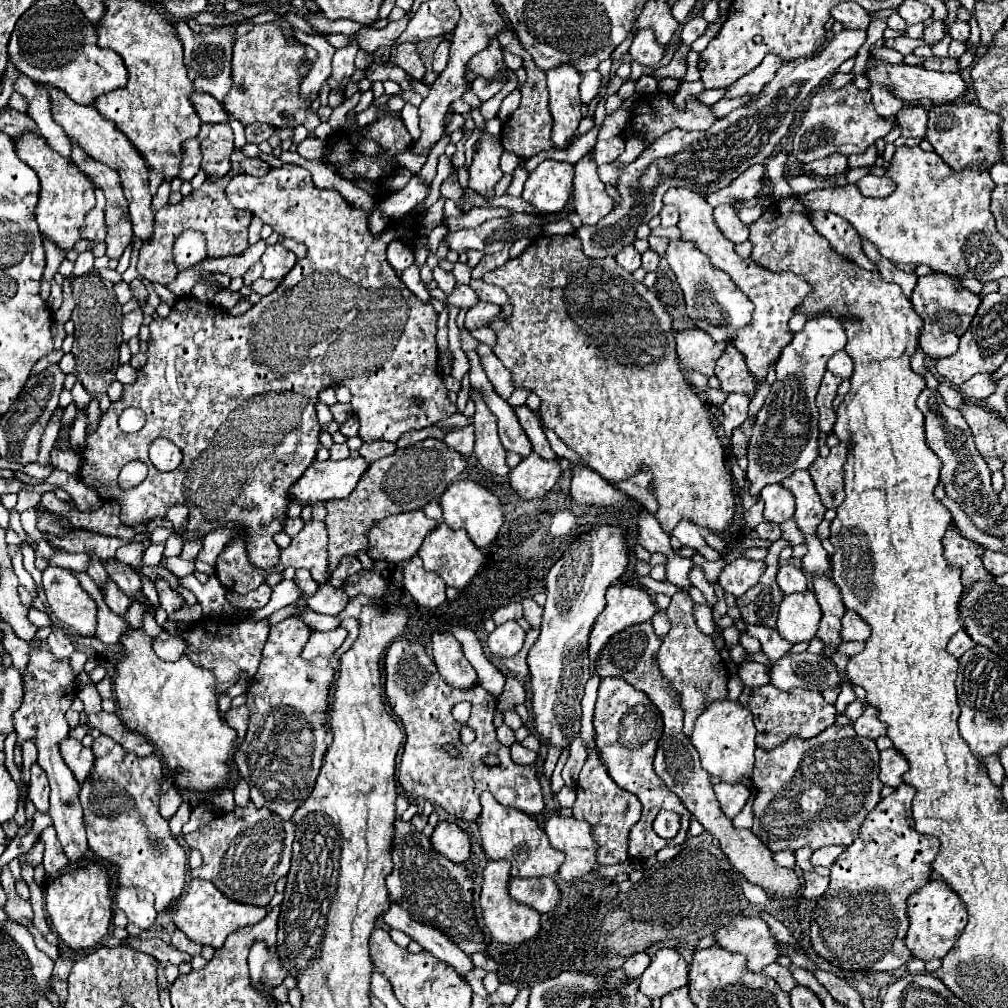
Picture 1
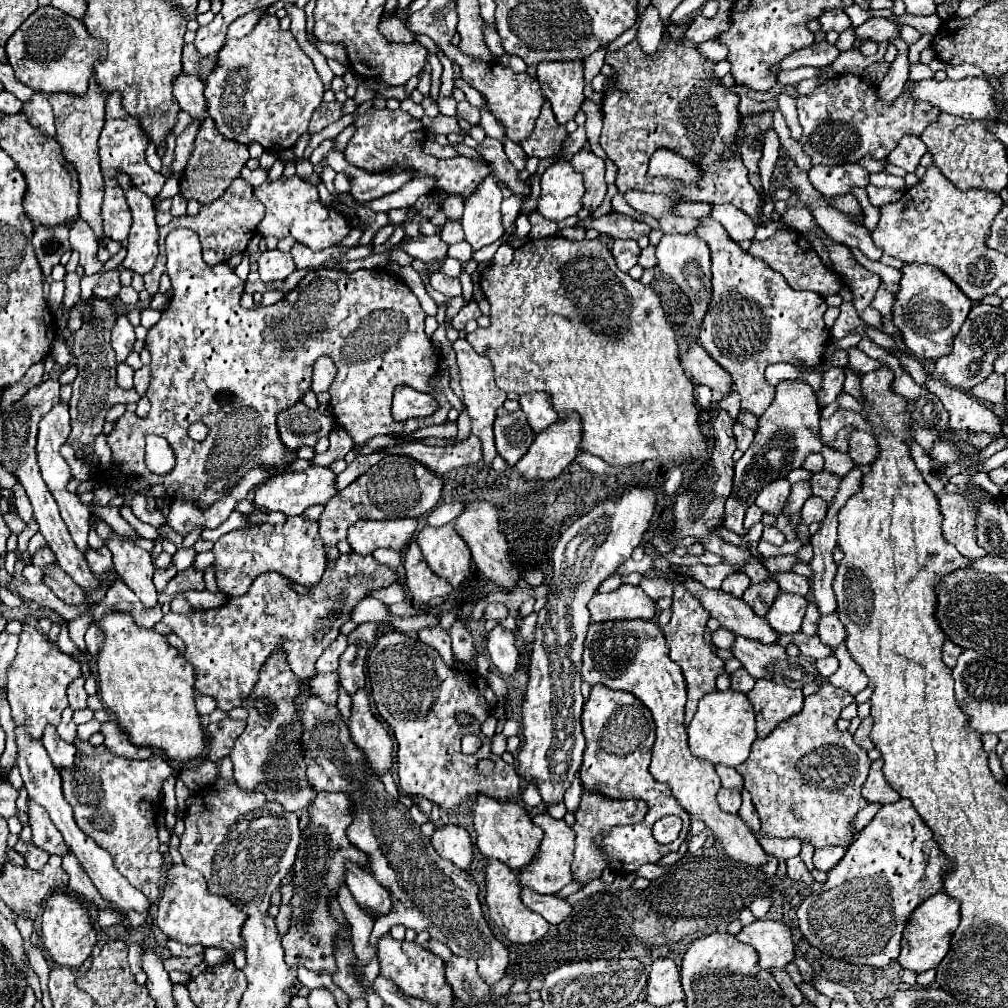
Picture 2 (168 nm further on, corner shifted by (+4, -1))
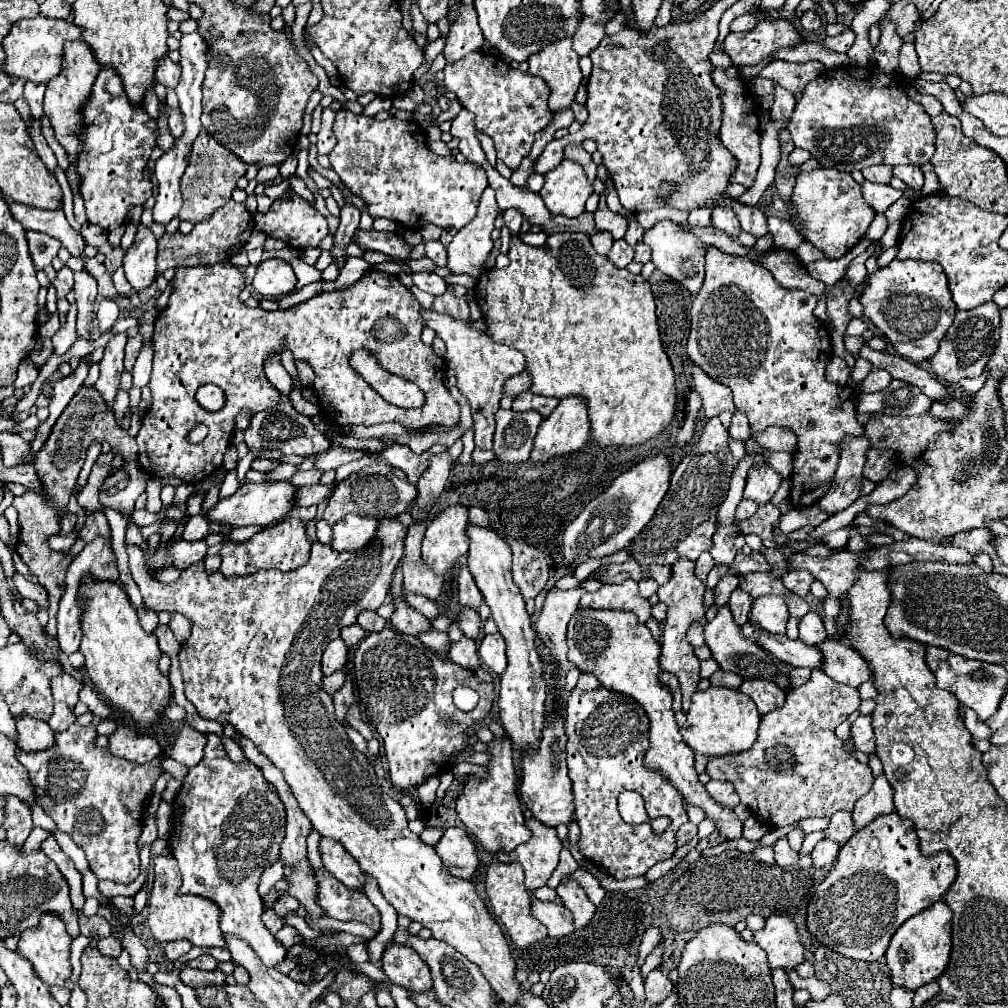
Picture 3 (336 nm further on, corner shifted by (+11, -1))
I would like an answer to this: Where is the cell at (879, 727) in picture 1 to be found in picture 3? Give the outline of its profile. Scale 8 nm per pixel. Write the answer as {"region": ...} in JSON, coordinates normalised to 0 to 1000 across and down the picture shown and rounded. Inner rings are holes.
{"region":[[[853,709],[845,717],[845,731],[851,745],[863,749],[867,747],[867,725],[865,725],[865,709]]]}

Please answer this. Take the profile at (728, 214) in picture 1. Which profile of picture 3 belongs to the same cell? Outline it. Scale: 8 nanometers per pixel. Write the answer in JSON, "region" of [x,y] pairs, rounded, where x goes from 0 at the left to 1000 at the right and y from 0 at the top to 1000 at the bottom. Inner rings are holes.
{"region":[[[712,203],[706,209],[706,223],[722,233],[732,233],[734,231],[734,221],[730,211],[726,209],[726,205],[720,203]]]}

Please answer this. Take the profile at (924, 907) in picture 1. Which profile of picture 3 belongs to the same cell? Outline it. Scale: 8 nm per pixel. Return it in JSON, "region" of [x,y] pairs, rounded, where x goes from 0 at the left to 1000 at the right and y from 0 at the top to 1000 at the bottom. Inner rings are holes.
{"region":[[[931,894],[923,902],[913,908],[901,912],[891,920],[891,924],[883,932],[883,939],[879,943],[879,953],[883,961],[883,969],[887,977],[893,977],[899,983],[909,983],[911,979],[931,971],[940,957],[944,945],[944,902]]]}

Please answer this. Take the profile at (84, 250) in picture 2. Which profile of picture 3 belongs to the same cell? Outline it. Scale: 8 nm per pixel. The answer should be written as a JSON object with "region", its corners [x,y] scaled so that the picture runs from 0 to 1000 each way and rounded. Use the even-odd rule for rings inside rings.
{"region":[[[77,269],[73,271],[73,291],[75,291],[75,305],[77,305],[77,318],[75,318],[75,330],[79,336],[89,336],[91,324],[93,324],[93,301],[95,301],[95,277],[85,271]]]}

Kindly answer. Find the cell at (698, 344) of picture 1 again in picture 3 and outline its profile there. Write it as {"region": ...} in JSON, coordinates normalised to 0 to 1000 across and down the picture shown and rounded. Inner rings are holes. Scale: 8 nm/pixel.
{"region":[[[687,364],[687,374],[688,374],[688,386],[696,392],[698,416],[712,414],[716,408],[724,408],[724,410],[730,408],[726,390],[722,388],[722,384],[710,380],[700,370],[696,370],[692,364]]]}

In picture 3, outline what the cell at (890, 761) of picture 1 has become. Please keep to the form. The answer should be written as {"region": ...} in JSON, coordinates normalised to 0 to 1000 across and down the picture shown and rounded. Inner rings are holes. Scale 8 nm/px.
{"region":[[[877,769],[869,771],[867,779],[865,779],[865,785],[861,785],[861,789],[857,789],[855,793],[849,795],[849,801],[845,805],[847,824],[853,824],[855,820],[863,818],[873,809],[887,807],[885,789],[887,789],[887,783],[879,775],[879,771]]]}

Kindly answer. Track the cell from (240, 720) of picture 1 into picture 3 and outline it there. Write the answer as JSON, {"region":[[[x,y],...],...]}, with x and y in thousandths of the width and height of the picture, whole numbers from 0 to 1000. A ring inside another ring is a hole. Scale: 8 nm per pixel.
{"region":[[[183,721],[177,731],[175,737],[171,741],[171,745],[167,747],[167,751],[171,751],[173,755],[185,759],[185,761],[192,761],[200,755],[202,749],[202,737],[204,737],[204,729],[194,725],[192,721]]]}

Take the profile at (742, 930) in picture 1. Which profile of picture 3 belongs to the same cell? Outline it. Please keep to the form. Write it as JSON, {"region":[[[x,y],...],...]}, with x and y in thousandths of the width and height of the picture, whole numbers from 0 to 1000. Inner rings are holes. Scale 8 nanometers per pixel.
{"region":[[[766,908],[760,914],[760,920],[756,924],[750,924],[748,930],[750,930],[750,936],[762,945],[762,955],[764,955],[766,961],[770,961],[770,959],[774,959],[774,961],[788,961],[790,957],[800,953],[798,938],[794,936],[794,928],[790,924],[790,918],[780,908]]]}

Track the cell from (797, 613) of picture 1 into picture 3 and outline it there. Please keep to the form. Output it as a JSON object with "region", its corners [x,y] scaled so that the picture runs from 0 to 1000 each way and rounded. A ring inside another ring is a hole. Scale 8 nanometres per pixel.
{"region":[[[760,590],[760,592],[750,592],[742,616],[760,628],[778,630],[782,612],[784,608],[780,596],[770,590]]]}

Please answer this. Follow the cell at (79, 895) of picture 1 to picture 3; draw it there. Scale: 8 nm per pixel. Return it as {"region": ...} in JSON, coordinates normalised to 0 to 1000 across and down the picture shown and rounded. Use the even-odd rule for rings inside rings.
{"region":[[[42,908],[40,916],[34,922],[28,922],[20,928],[18,934],[18,945],[20,949],[28,951],[32,955],[34,965],[48,977],[58,977],[62,979],[65,975],[65,971],[71,967],[71,959],[69,959],[69,938],[71,938],[71,930],[65,926],[63,916],[60,914],[58,908]]]}

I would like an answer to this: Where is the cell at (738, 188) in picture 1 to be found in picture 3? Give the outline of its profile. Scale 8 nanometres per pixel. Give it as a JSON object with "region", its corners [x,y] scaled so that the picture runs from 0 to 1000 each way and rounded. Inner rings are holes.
{"region":[[[706,68],[706,80],[714,88],[714,100],[716,100],[716,124],[714,124],[714,140],[718,146],[728,154],[732,160],[730,170],[724,176],[724,182],[734,182],[738,186],[746,186],[752,166],[754,166],[754,118],[752,108],[748,106],[748,98],[744,96],[744,90],[738,86],[738,80],[734,76],[722,76],[718,68]]]}

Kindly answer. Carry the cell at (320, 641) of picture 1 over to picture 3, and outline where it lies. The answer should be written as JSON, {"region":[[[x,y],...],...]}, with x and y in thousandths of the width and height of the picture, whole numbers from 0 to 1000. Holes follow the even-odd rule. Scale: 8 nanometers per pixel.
{"region":[[[331,634],[325,638],[321,650],[319,650],[319,668],[329,670],[333,664],[341,662],[345,658],[345,642],[339,634]]]}

